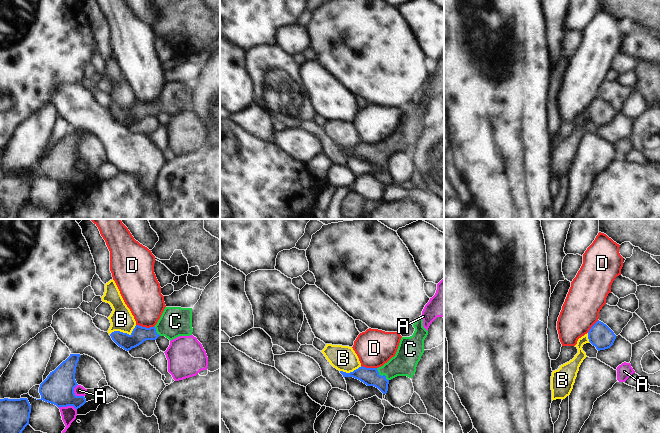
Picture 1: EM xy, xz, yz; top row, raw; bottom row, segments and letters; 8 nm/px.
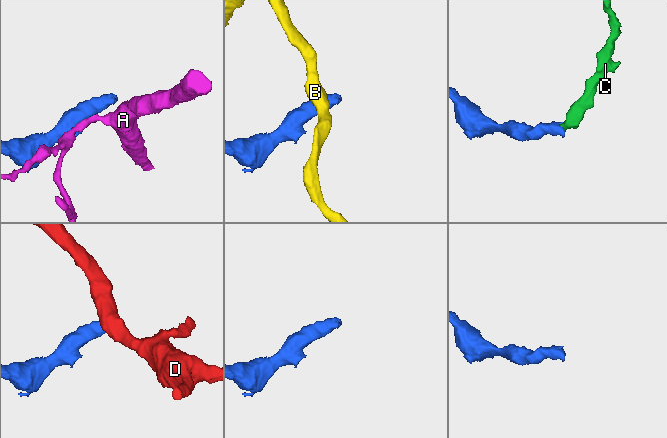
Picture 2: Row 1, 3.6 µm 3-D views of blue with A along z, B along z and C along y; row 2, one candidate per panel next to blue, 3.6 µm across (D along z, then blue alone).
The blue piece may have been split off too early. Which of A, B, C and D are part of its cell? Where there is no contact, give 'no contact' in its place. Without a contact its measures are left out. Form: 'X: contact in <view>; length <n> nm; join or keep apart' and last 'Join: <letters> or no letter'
A: contact in xy; length 120 nm; keep apart
B: contact in xy; length 240 nm; keep apart
C: contact in xz; length 140 nm; join
D: contact in xy; length 150 nm; keep apart
Join: C

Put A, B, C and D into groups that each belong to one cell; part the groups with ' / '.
A / B / C / D

